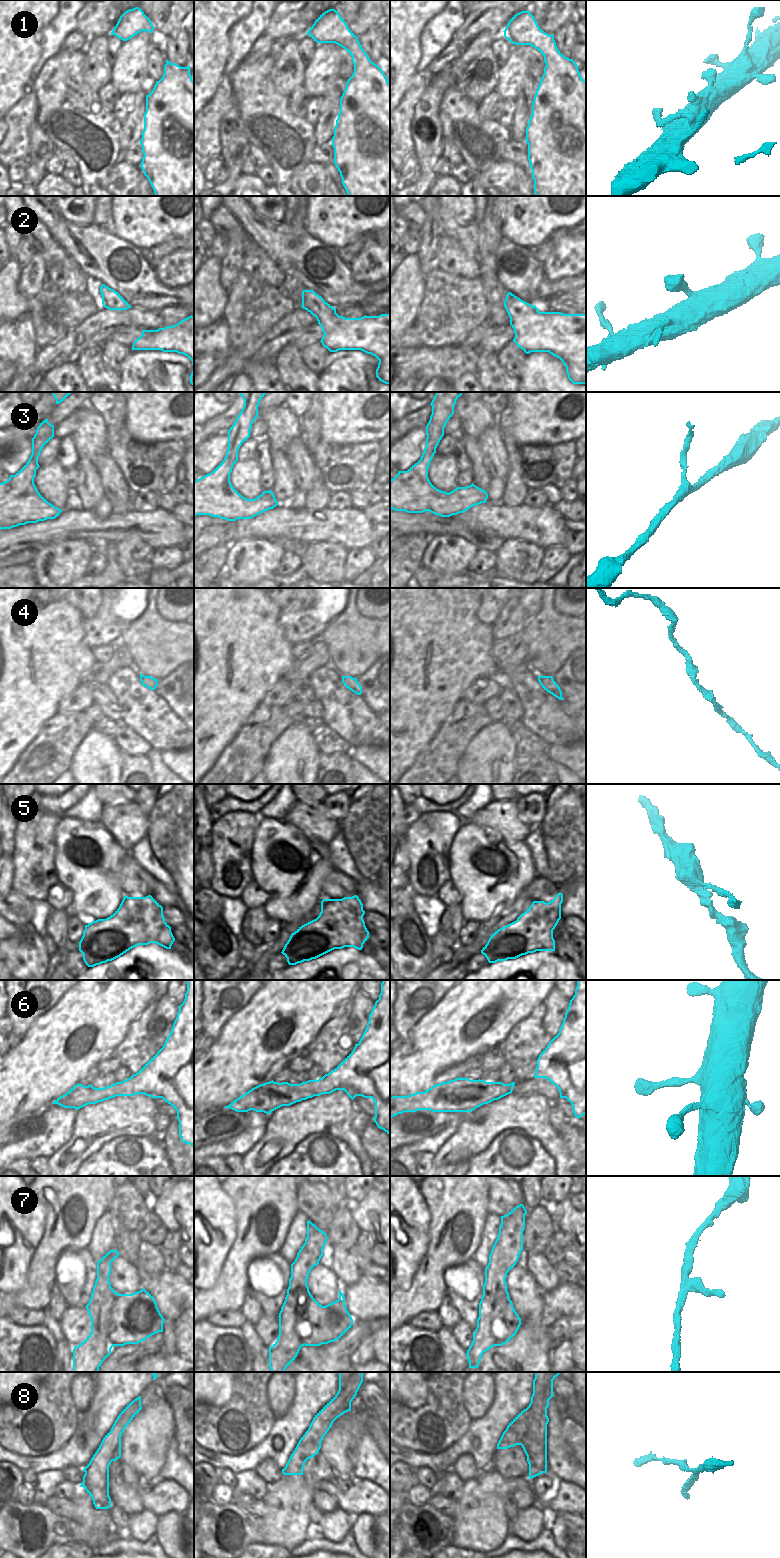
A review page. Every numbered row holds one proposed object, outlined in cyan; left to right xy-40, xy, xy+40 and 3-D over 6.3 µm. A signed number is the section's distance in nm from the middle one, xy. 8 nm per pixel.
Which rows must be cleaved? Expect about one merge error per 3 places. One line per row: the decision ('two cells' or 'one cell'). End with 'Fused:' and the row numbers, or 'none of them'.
1: one cell
2: one cell
3: one cell
4: one cell
5: one cell
6: one cell
7: two cells
8: two cells
Fused: 7, 8

